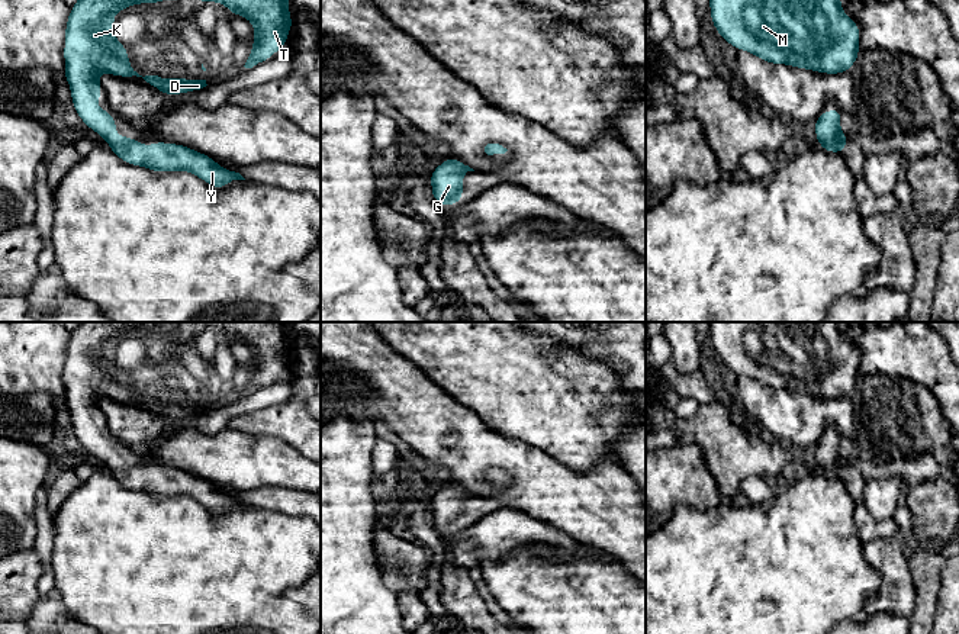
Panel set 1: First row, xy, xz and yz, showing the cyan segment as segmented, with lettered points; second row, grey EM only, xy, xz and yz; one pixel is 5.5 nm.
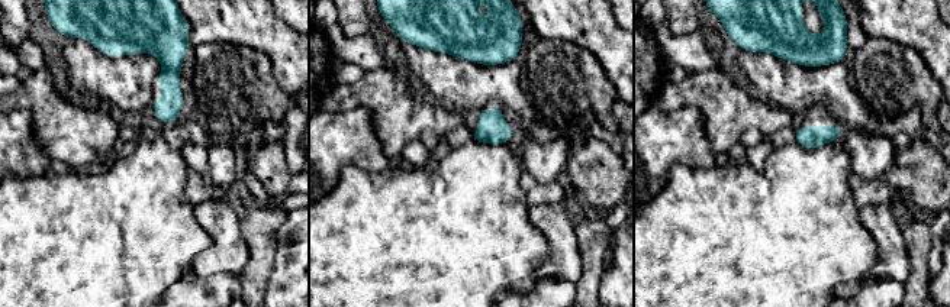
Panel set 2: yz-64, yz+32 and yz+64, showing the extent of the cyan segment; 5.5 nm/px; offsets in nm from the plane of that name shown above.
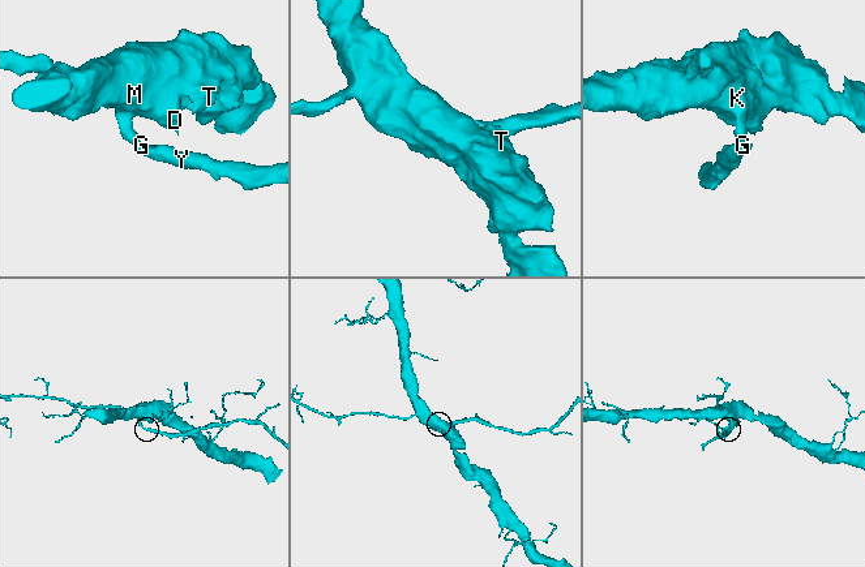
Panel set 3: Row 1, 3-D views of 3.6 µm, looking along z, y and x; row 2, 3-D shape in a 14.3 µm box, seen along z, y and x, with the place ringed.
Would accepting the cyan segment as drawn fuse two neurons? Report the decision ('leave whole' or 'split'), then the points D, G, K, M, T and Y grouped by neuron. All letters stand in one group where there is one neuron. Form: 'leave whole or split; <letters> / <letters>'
leave whole; D G K M T Y

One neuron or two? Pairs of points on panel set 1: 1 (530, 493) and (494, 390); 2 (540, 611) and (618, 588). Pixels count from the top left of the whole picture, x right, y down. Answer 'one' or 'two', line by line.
1: two
2: one

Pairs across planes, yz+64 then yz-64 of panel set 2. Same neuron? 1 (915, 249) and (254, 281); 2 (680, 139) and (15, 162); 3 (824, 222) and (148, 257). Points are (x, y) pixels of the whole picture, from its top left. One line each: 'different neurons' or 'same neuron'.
1: same neuron
2: same neuron
3: same neuron

